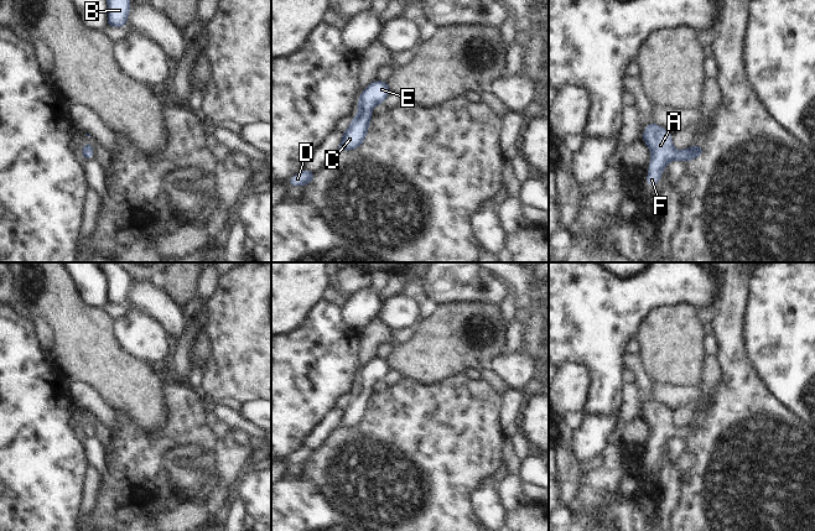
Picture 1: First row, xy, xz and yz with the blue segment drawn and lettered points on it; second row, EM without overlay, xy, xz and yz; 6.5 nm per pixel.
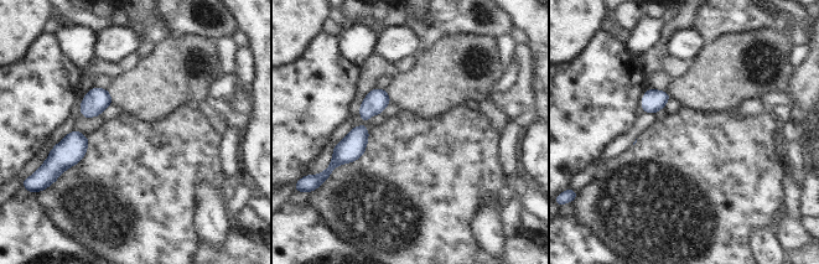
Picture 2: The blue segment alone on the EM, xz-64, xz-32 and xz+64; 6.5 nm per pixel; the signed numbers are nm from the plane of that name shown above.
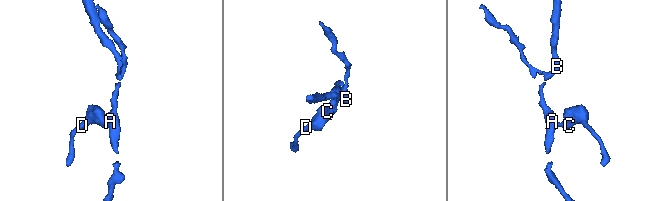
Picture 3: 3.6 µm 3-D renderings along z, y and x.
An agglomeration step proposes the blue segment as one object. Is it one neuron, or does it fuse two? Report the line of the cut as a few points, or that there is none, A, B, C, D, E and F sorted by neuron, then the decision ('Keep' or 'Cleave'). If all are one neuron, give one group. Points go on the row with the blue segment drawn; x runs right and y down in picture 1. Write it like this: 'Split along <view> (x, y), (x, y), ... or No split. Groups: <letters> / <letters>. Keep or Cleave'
No split. Groups: A B C D E F. Keep.

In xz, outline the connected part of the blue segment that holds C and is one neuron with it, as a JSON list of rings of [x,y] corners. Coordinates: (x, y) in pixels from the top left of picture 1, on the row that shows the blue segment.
[[[374,80],[364,88],[358,98],[359,110],[348,129],[342,132],[342,140],[337,151],[352,151],[364,142],[373,116],[372,108],[384,104],[390,92],[388,82],[383,80]]]

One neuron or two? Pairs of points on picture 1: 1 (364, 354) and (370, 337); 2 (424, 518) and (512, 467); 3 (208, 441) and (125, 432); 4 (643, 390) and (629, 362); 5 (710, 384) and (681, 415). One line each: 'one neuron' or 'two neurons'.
1: one neuron
2: two neurons
3: one neuron
4: one neuron
5: one neuron

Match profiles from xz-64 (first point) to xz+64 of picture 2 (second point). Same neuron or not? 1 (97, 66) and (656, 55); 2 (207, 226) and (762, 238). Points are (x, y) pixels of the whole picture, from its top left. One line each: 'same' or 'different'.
1: same
2: same

